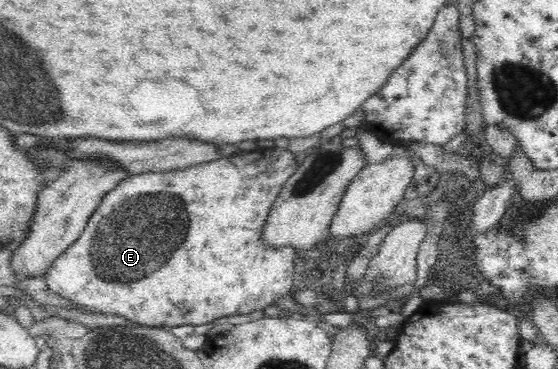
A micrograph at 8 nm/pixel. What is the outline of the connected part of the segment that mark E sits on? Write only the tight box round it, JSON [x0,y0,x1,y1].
[44,146,298,327]

